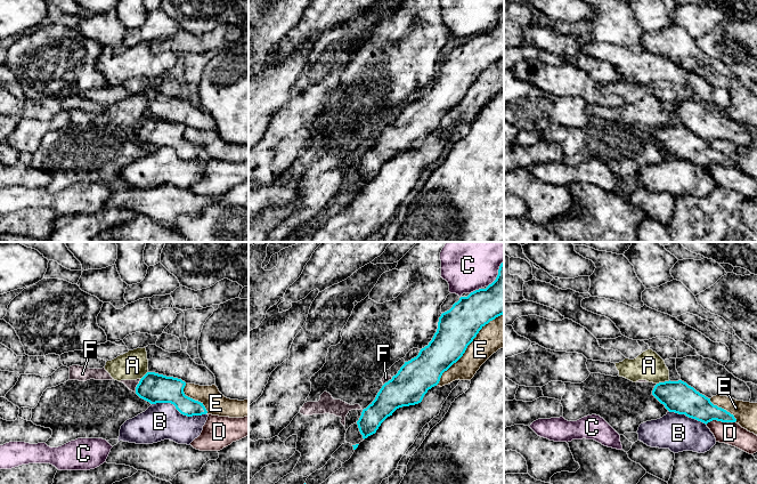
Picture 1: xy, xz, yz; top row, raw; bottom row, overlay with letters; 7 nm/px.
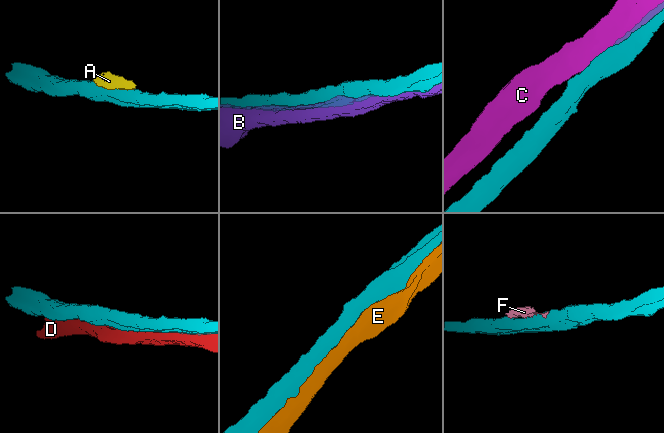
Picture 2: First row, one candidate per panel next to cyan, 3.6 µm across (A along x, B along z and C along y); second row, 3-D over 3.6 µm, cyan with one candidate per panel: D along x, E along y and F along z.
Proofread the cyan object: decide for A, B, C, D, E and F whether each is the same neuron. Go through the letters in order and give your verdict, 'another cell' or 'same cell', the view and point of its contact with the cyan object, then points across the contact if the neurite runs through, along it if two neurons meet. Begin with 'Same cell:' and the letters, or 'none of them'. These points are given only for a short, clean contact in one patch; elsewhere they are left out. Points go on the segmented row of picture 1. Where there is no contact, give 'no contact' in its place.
Same cell: none of them
A: another cell; contact yz (662, 382); border yz (669, 380), (657, 384)
B: another cell; contact xy (179, 411)
C: another cell; contact xz (475, 290)
D: another cell; contact yz (719, 420)
E: another cell; contact xz (466, 347)
F: another cell; contact xy (137, 386); border xy (140, 379), (135, 392)

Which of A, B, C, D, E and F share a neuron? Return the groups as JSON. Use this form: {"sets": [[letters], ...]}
{"sets": [["A", "F"], ["B"], ["C"], ["D"], ["E"]]}

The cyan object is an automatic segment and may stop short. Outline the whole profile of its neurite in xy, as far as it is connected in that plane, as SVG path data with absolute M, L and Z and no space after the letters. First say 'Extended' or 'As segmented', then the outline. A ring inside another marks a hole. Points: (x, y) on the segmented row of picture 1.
As segmented. M147 372L137 385L136 394L150 404L171 403L187 417L206 414L203 403L185 395L185 386L181 379Z

